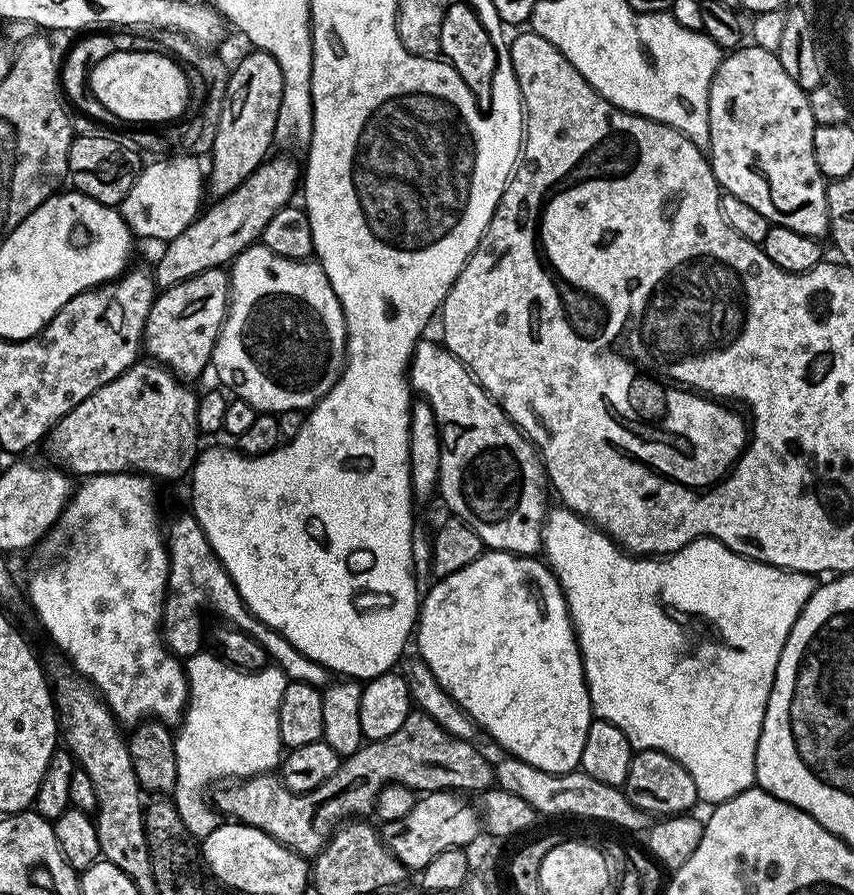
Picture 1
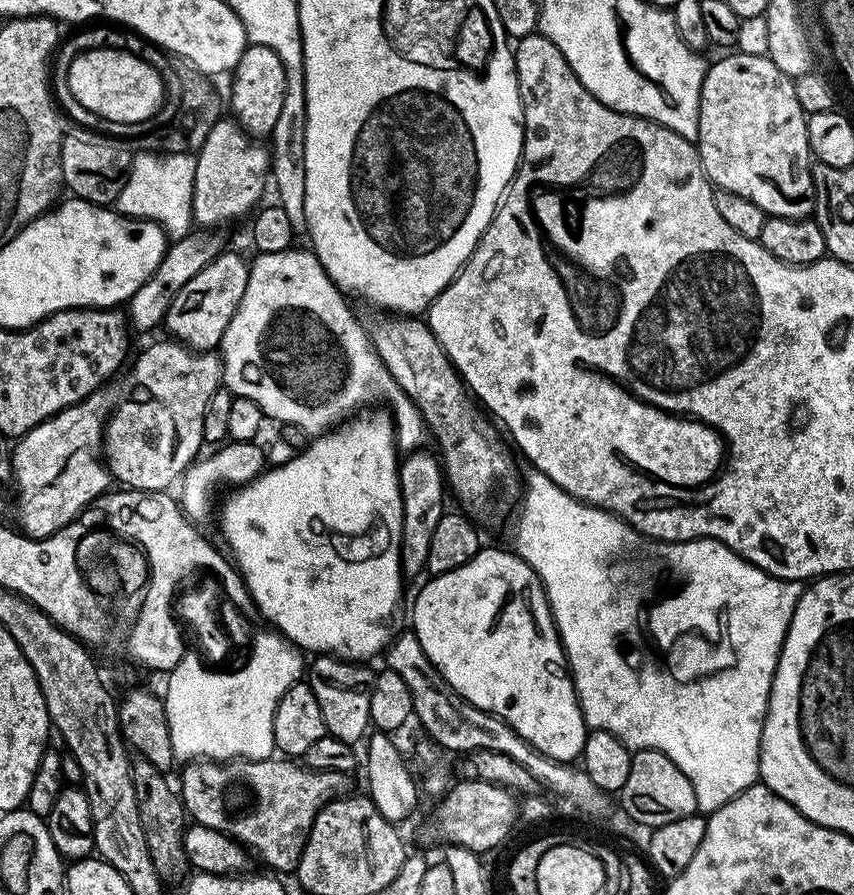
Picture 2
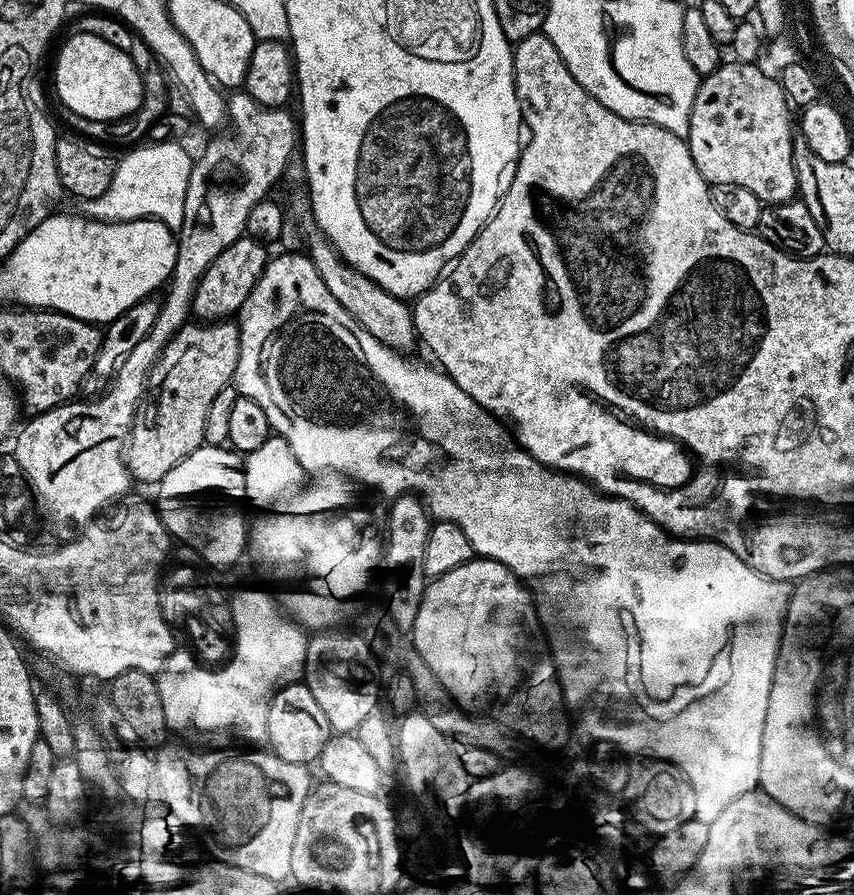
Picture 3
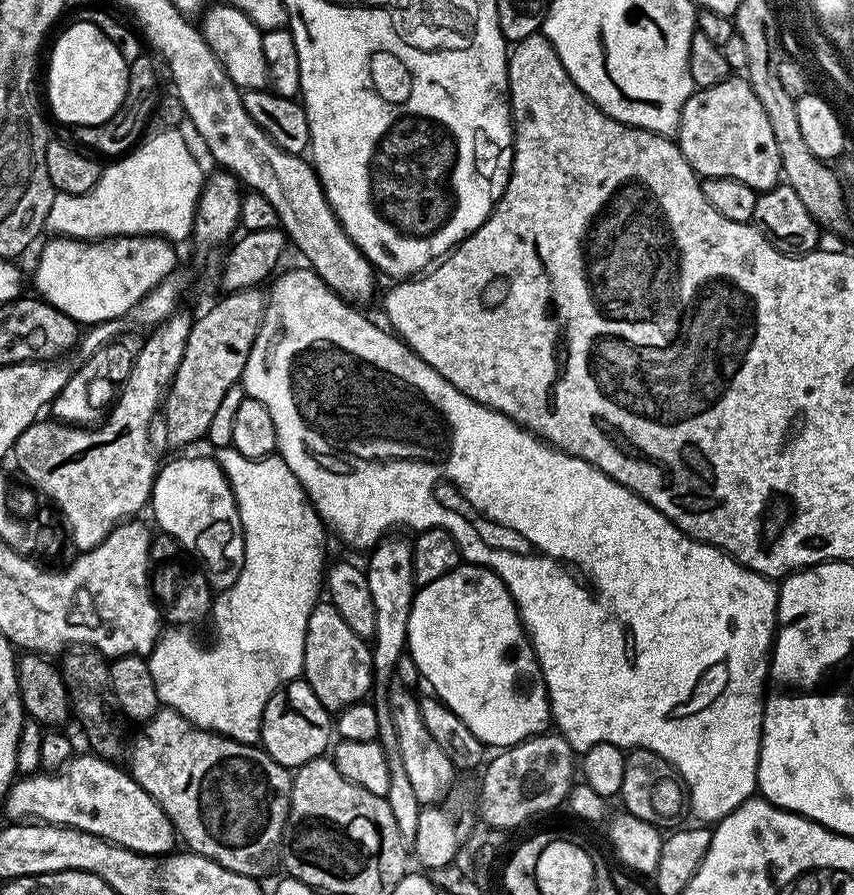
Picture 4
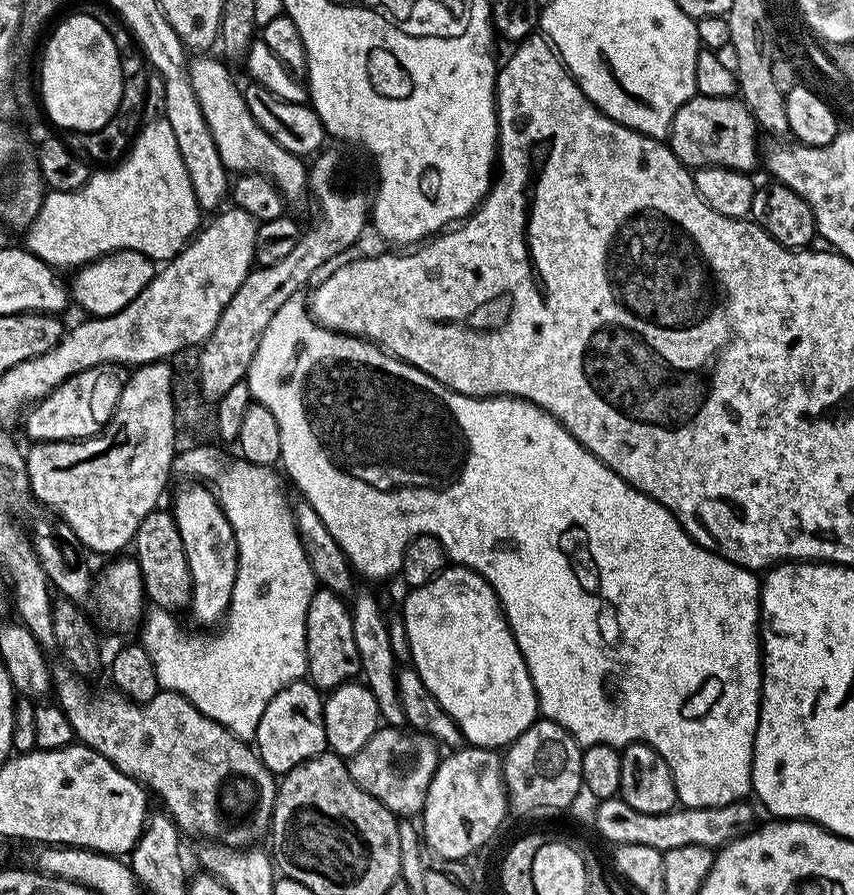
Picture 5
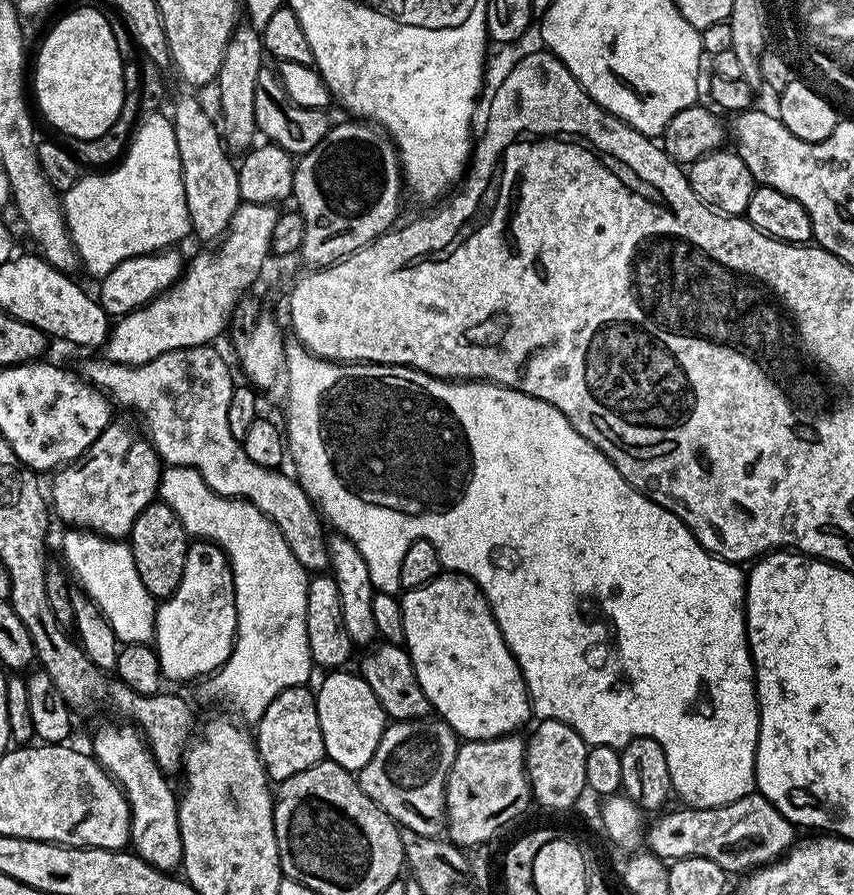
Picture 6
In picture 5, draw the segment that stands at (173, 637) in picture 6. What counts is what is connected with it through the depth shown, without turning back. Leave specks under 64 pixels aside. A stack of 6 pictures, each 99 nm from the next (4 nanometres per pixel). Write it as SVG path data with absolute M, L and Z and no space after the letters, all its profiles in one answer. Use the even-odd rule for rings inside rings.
M200 482L189 483L189 488L184 488L176 496L176 505L170 508L172 517L176 520L178 534L182 534L182 546L186 546L186 554L190 562L190 574L192 575L192 603L190 613L200 624L219 625L229 611L232 603L232 587L236 581L236 571L240 555L236 545L236 535L230 526L230 522L223 512L223 508L217 500L217 493L211 487Z

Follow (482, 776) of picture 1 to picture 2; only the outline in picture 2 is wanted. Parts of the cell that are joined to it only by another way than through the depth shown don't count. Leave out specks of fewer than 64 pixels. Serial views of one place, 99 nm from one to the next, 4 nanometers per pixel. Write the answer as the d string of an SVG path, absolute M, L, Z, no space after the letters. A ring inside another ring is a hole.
M200 758L183 768L178 791L185 813L195 823L240 841L277 873L295 873L316 815L330 801L353 791L345 773L317 772L292 758L227 762Z

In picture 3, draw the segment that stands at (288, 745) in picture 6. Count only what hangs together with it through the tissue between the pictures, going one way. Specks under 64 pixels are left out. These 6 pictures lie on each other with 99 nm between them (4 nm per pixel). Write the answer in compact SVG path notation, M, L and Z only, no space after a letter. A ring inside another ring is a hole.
M303 682L285 684L272 697L268 707L268 739L266 744L278 758L286 758L286 762L315 765L322 754L322 746L326 746L326 742L333 734L330 722L326 722L326 713L318 706L314 694L310 694L307 684Z

